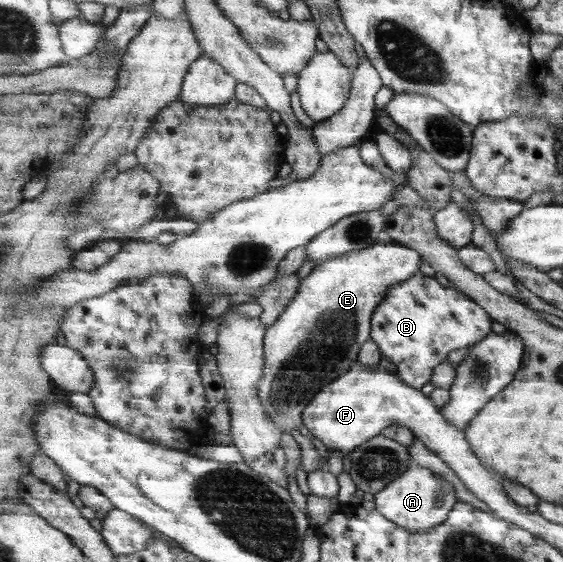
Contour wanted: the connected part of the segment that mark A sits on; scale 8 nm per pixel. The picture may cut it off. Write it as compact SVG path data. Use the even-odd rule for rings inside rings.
M412 462L406 474L375 495L374 502L376 509L398 526L413 532L426 532L448 520L458 498L454 486L448 480L432 473L428 468L418 466L417 462Z

